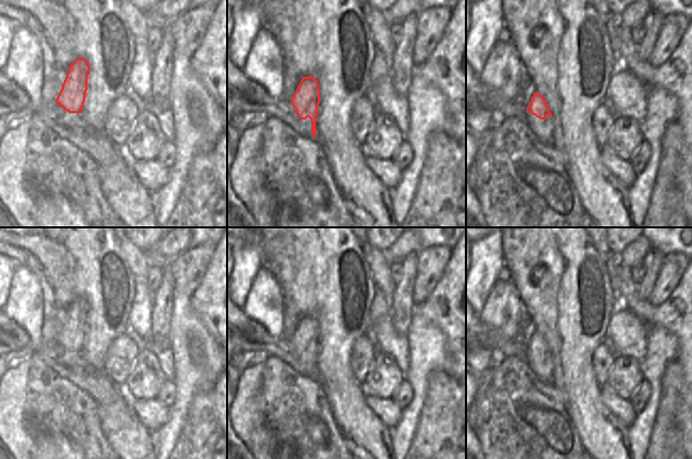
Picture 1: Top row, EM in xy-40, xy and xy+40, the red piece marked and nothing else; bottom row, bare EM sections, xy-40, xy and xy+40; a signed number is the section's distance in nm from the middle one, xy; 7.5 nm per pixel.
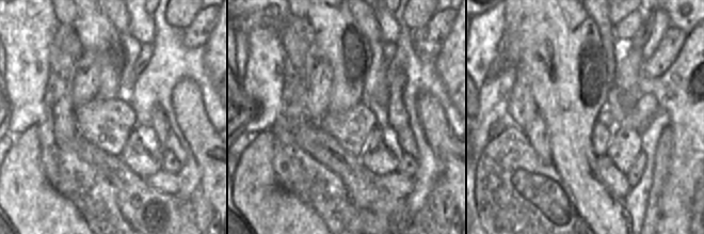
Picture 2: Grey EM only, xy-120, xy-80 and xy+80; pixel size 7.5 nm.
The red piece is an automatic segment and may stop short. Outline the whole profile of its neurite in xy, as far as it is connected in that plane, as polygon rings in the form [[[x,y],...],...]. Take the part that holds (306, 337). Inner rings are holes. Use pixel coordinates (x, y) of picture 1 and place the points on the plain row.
[[[312,315],[303,316],[291,337],[291,344],[301,362],[311,364],[311,376],[316,376],[316,358],[319,343],[320,326],[318,319]]]

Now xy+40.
[[[535,331],[527,346],[525,359],[531,371],[543,382],[552,382],[552,353],[544,336]]]

